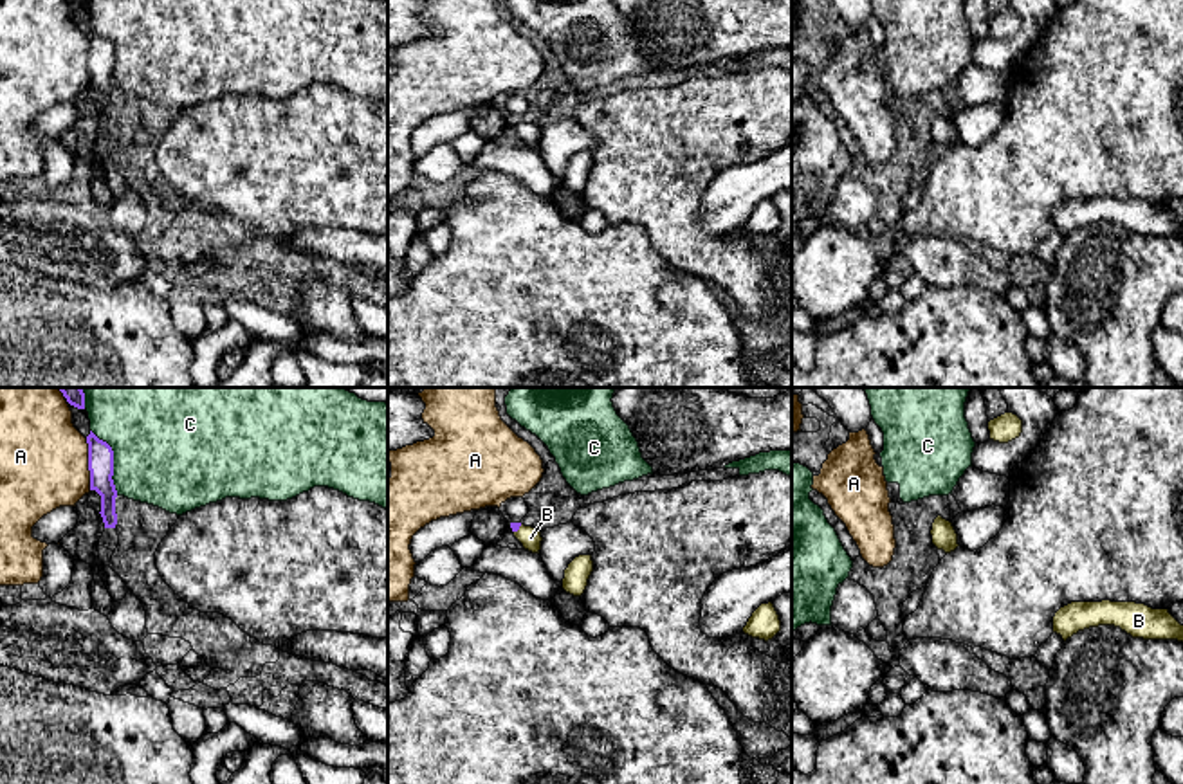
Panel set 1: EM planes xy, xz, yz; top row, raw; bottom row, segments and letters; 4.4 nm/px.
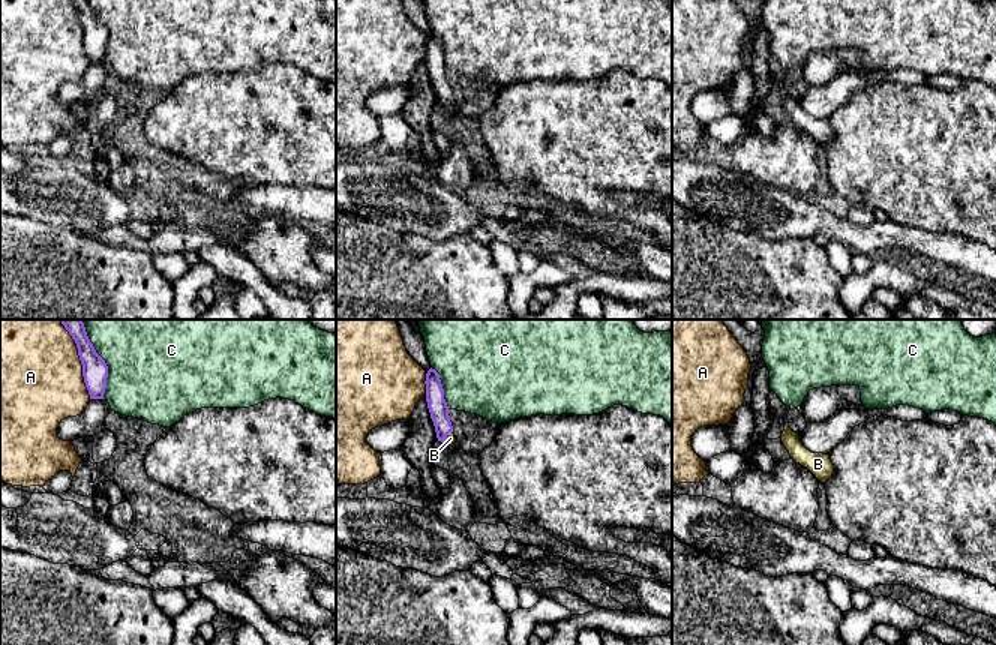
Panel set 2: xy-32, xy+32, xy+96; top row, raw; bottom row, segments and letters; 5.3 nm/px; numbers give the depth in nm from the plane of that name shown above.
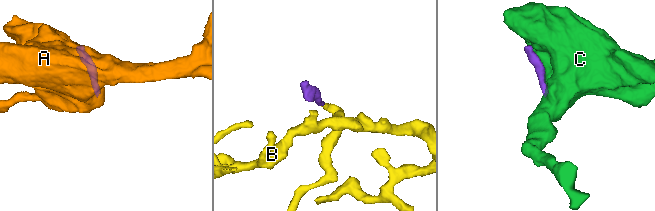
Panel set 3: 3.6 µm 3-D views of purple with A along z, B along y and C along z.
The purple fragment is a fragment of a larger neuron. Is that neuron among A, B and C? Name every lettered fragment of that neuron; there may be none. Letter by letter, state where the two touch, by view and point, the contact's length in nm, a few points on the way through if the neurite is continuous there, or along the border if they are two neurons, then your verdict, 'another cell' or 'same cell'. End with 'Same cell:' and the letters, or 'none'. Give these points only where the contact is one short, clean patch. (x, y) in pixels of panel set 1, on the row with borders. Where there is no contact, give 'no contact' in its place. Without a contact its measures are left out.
A: meets purple in xy at (89, 464); contact 240 nm long; another cell
B: meets purple in xz at (518, 528); contact 50 nm long; runs through xz (514, 527), (518, 528), (531, 537); same cell
C: meets purple in xy at (112, 462); contact 320 nm long; another cell
Same cell: B

